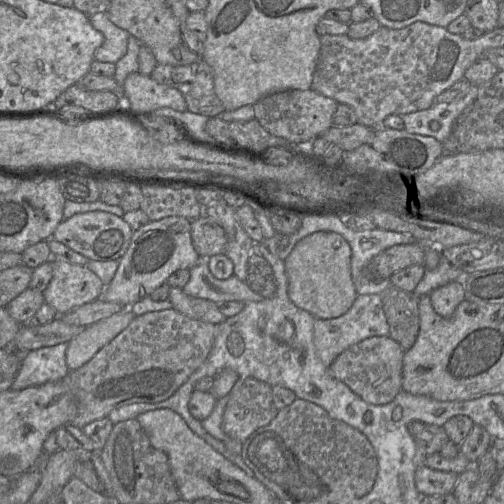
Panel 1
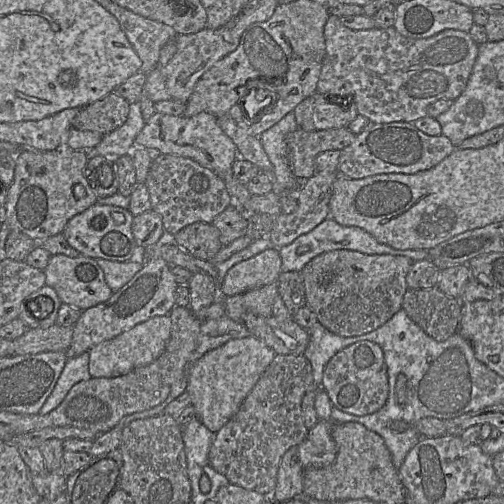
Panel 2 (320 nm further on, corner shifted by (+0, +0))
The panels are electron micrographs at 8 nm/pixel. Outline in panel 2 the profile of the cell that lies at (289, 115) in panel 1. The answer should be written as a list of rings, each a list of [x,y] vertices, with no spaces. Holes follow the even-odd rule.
[[[315,92],[301,101],[293,110],[298,128],[319,131],[347,127],[358,116],[357,108],[350,102],[334,100]]]

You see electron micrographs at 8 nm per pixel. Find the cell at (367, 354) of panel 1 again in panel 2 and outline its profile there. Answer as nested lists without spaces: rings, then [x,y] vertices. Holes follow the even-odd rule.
[[[359,341],[340,350],[327,363],[321,388],[339,410],[357,416],[377,412],[389,397],[387,365],[382,348],[372,341]]]

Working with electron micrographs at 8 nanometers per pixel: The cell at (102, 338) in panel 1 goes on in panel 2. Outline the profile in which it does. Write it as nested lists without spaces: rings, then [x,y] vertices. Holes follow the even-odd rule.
[[[169,315],[154,316],[141,322],[116,337],[92,347],[89,353],[88,369],[93,378],[114,378],[125,375],[135,368],[146,366],[164,351],[171,335]]]

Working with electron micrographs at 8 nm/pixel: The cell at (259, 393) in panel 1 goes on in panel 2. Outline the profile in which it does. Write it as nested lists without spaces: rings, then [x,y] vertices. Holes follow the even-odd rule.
[[[276,354],[242,402],[238,412],[214,435],[209,451],[209,464],[231,484],[270,497],[277,484],[277,473],[283,455],[292,446],[298,446],[303,442],[309,431],[302,415],[302,399],[307,392],[318,389],[311,363],[304,355]]]

